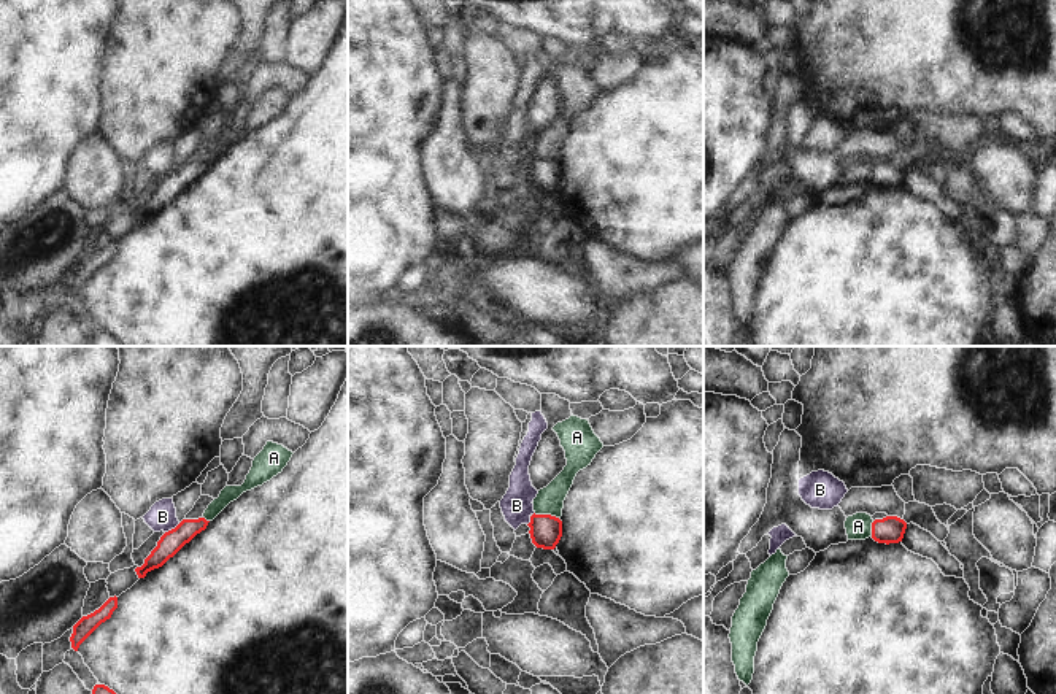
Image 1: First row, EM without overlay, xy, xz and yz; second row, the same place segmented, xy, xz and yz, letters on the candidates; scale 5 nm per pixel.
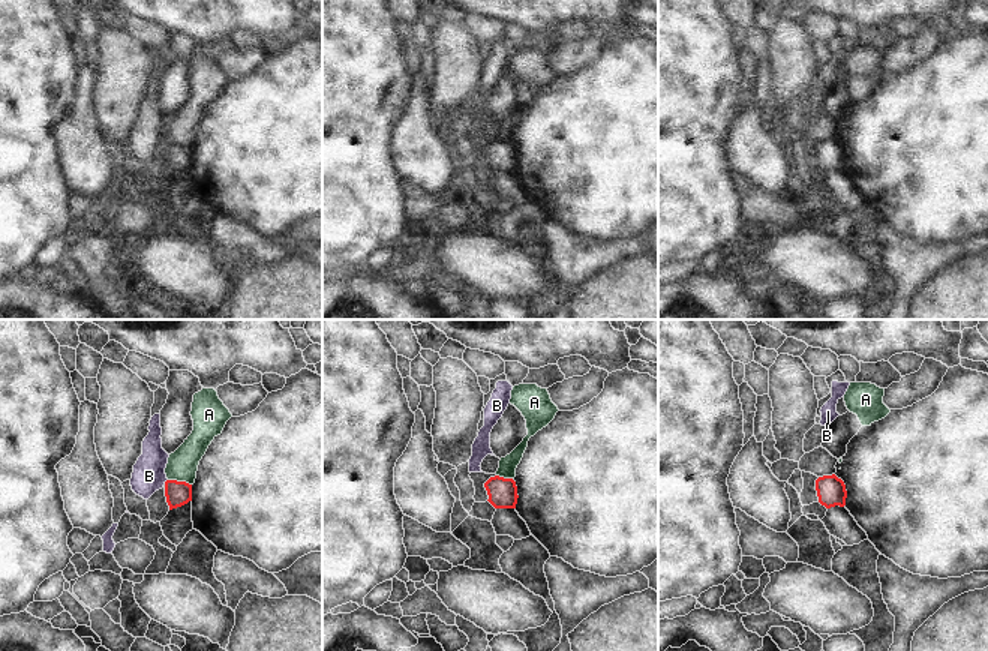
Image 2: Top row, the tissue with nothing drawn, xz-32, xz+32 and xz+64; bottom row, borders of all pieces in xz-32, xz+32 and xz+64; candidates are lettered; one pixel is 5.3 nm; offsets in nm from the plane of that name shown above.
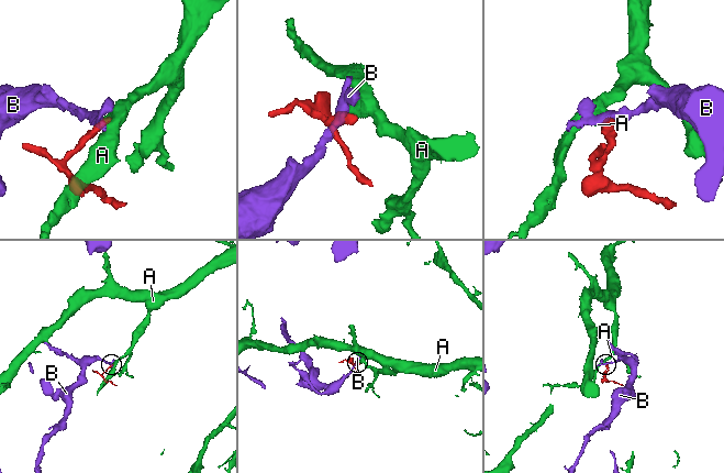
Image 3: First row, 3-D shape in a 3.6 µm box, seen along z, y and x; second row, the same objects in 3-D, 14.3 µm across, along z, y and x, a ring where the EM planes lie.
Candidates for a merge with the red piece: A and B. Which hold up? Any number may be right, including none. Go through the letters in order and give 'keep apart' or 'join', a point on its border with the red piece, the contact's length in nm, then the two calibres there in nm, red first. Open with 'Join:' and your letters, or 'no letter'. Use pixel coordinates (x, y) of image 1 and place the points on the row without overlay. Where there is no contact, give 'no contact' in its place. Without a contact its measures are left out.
Join: no letter
A: keep apart | xz (547, 159) | 130 nm | 160/140 nm
B: keep apart | xy (172, 173) | 90 nm | 110/140 nm

